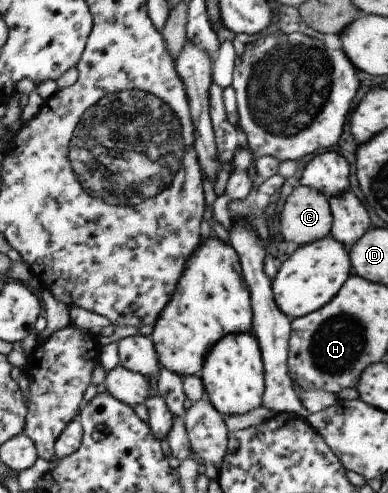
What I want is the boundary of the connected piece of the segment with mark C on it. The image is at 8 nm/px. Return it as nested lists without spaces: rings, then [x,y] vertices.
[[[299,185],[285,202],[280,233],[285,241],[304,246],[331,233],[334,211],[330,198],[319,190]]]

